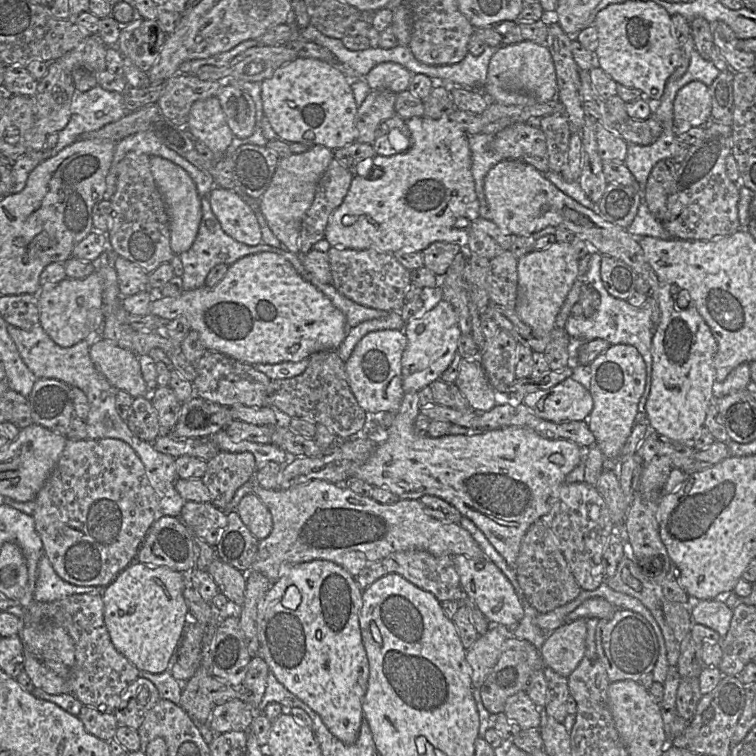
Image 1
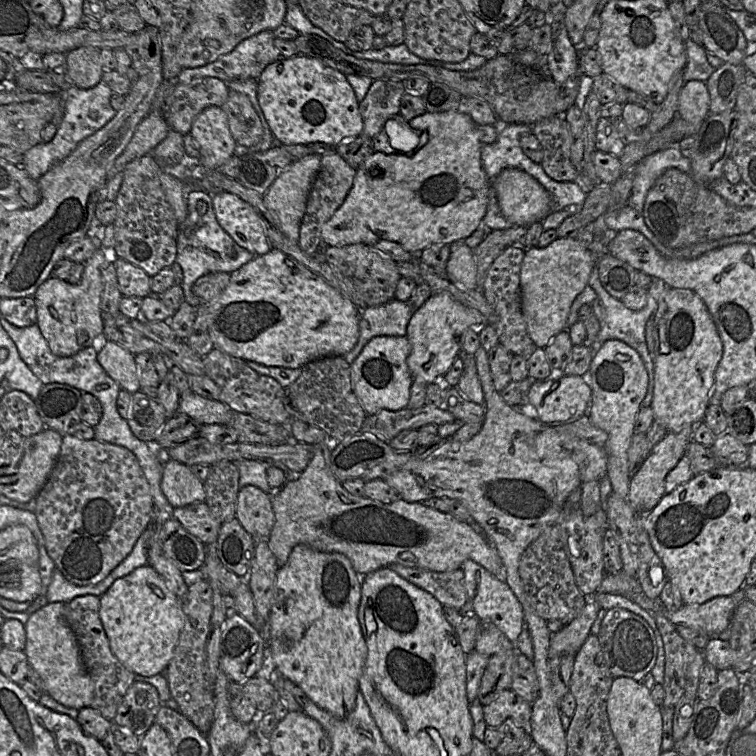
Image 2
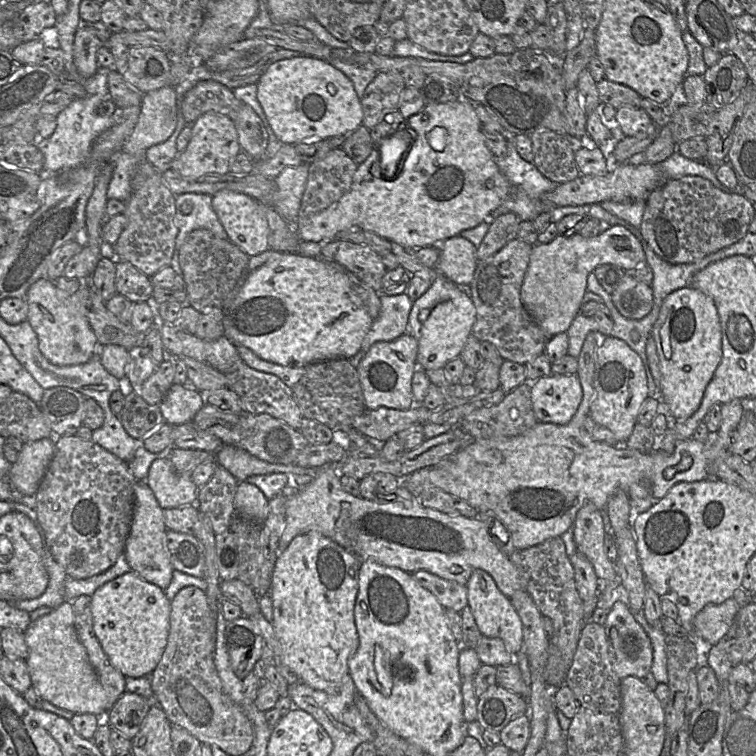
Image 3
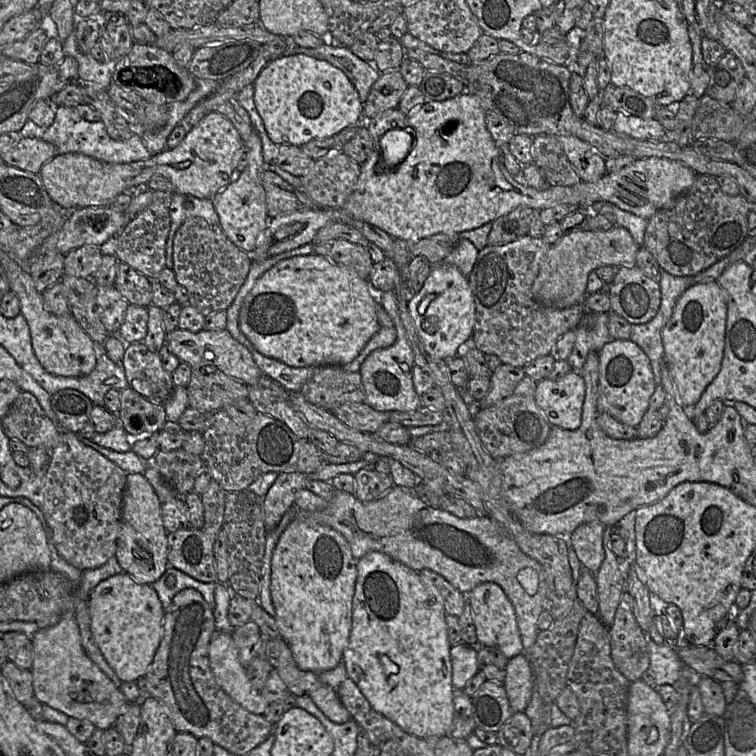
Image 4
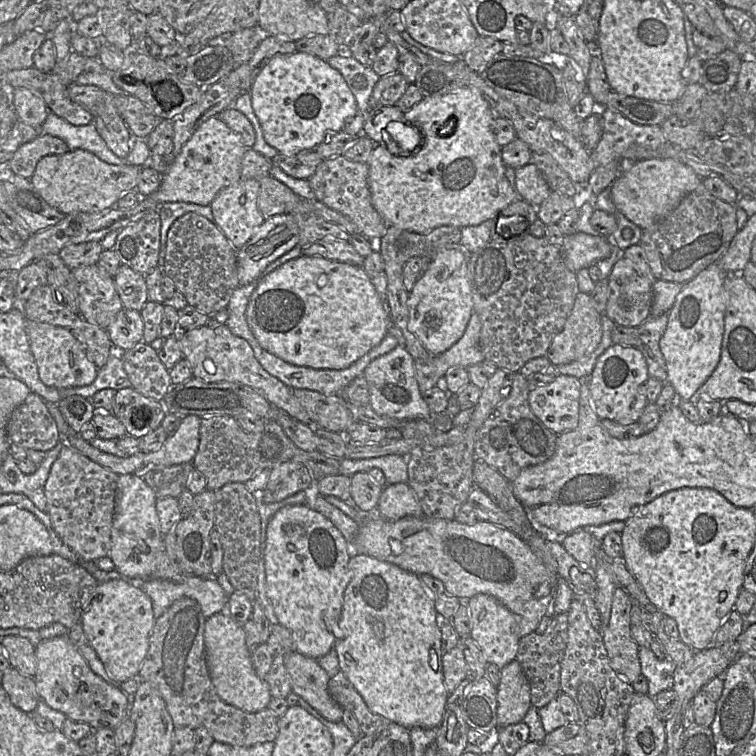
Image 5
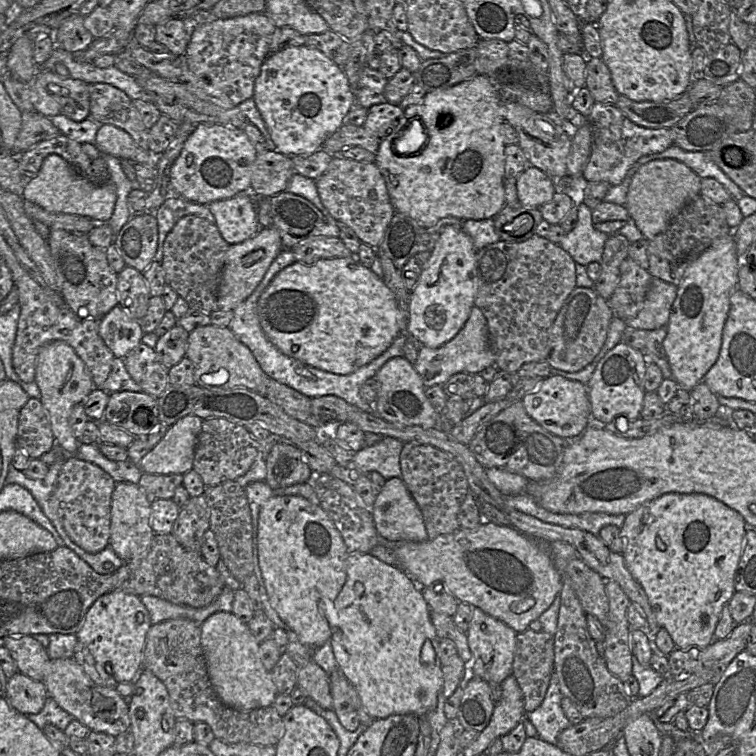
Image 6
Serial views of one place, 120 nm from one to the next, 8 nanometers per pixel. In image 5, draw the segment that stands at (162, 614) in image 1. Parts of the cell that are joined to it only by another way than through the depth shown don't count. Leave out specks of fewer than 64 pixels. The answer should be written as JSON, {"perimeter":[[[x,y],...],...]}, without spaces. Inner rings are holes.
{"perimeter":[[[124,577],[99,583],[81,617],[87,639],[107,673],[118,683],[139,677],[155,621],[150,597],[140,585]]]}

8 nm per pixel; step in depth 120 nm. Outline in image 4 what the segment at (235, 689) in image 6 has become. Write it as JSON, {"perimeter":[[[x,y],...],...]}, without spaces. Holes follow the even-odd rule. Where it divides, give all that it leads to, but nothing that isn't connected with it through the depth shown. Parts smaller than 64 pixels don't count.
{"perimeter":[[[213,632],[209,644],[209,661],[218,685],[234,701],[254,714],[265,713],[269,703],[250,683],[232,633]]]}

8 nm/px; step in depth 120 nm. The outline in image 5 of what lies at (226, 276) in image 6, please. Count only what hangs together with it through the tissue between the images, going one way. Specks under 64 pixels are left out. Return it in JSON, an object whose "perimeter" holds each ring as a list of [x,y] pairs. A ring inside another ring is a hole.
{"perimeter":[[[277,214],[260,225],[247,243],[237,250],[240,286],[257,279],[266,267],[292,250],[299,242],[299,228],[290,214]]]}

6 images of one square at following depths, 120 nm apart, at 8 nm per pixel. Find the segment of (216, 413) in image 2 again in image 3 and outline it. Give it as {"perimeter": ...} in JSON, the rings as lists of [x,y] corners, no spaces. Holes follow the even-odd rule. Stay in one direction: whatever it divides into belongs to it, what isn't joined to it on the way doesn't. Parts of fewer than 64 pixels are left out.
{"perimeter":[[[173,384],[159,406],[164,422],[177,426],[192,422],[205,404],[204,395],[190,385]]]}

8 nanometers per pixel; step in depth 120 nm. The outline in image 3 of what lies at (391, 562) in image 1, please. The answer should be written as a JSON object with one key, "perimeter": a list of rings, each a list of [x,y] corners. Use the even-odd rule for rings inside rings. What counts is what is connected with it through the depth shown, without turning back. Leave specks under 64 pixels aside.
{"perimeter":[[[419,570],[412,573],[414,579],[430,591],[445,609],[461,613],[468,605],[467,586],[446,580],[428,571]]]}

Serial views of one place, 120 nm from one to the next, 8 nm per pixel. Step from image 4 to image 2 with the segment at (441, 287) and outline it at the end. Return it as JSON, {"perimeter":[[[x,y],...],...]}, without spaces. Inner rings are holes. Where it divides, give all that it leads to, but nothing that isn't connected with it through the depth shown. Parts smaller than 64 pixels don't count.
{"perimeter":[[[435,291],[428,300],[413,313],[407,326],[406,337],[411,344],[407,357],[408,368],[414,377],[421,377],[427,384],[435,382],[451,368],[463,349],[464,333],[471,325],[478,325],[479,331],[486,325],[481,312],[455,300],[446,291]]]}

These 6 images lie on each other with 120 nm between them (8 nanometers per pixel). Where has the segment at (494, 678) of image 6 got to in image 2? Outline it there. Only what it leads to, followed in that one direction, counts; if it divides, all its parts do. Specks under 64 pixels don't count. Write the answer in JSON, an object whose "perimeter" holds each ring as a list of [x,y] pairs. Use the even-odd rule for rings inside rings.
{"perimeter":[[[468,559],[462,564],[464,582],[469,602],[473,605],[480,621],[494,624],[514,644],[523,629],[523,607],[506,581],[501,581],[480,564]]]}

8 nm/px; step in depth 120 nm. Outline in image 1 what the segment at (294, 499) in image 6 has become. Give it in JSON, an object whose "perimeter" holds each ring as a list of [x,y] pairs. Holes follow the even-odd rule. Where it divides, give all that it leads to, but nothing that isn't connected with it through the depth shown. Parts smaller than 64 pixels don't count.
{"perimeter":[[[313,560],[286,569],[266,593],[257,614],[260,642],[257,656],[265,660],[278,681],[315,711],[328,730],[346,745],[358,739],[369,678],[369,663],[359,624],[362,593],[355,578],[343,567],[327,560]]]}

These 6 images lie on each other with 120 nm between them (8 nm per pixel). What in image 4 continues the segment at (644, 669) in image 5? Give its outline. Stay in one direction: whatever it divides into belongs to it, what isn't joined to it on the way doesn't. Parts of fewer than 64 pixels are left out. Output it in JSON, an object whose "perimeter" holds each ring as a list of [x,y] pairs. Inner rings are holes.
{"perimeter":[[[648,631],[644,632],[644,636],[650,658],[646,673],[653,677],[657,686],[673,686],[685,666],[679,659],[674,644],[665,641],[664,644],[658,645],[651,639]]]}

